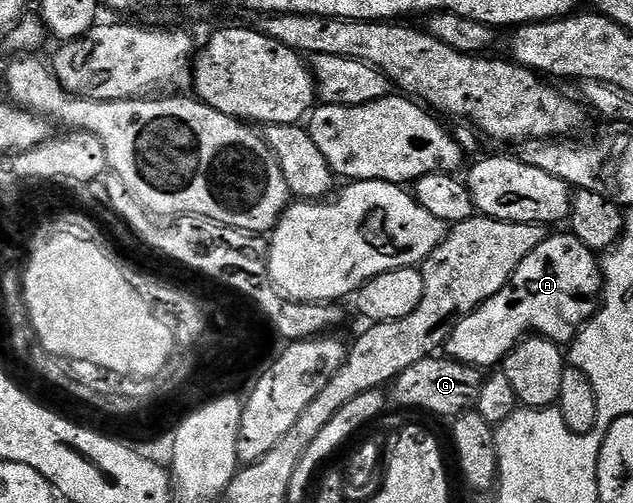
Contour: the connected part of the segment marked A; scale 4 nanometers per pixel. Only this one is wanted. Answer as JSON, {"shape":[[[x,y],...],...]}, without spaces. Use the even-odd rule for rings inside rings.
{"shape":[[[572,232],[564,233],[550,233],[546,236],[543,244],[539,244],[539,248],[535,248],[535,252],[531,252],[531,256],[523,260],[523,264],[519,264],[519,268],[513,273],[513,281],[508,286],[491,296],[491,300],[482,304],[475,313],[459,320],[443,347],[448,357],[464,366],[497,368],[524,338],[540,336],[558,344],[572,342],[578,329],[592,320],[597,313],[603,293],[603,279],[598,255],[589,250],[587,244],[583,244],[583,240],[576,238]]]}

